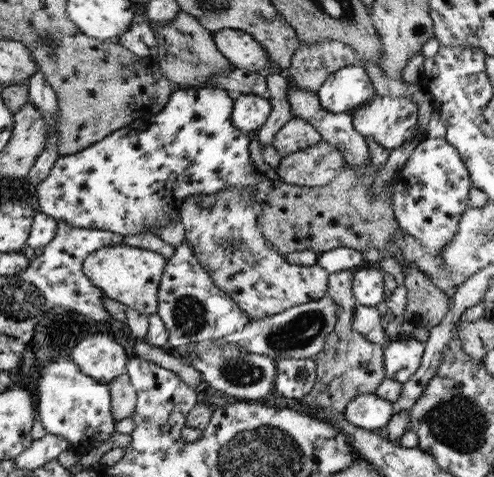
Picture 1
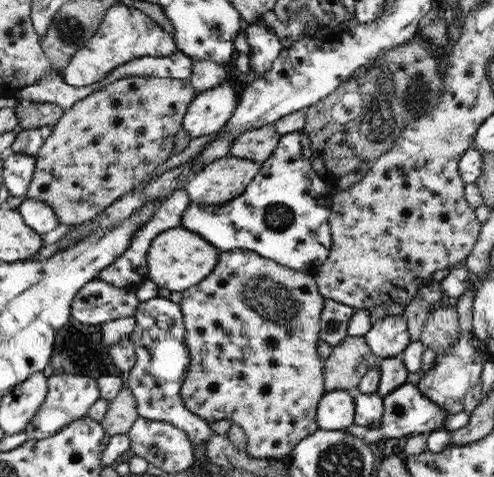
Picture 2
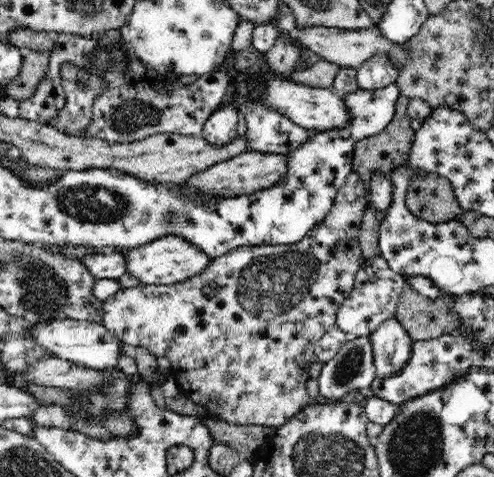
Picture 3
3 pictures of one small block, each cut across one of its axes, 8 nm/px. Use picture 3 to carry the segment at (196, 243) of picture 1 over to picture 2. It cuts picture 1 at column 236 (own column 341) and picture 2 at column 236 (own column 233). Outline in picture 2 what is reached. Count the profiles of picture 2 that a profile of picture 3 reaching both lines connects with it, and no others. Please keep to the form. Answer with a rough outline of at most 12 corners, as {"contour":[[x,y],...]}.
{"contour":[[220,251],[186,408],[286,459],[320,429],[316,276]]}

